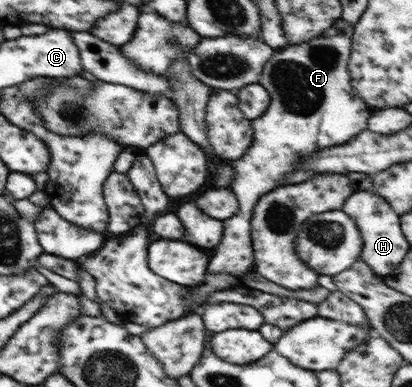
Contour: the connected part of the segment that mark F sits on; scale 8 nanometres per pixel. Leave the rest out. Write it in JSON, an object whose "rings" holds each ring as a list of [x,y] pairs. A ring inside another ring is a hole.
{"rings":[[[342,19],[337,20],[319,38],[277,50],[271,56],[271,60],[265,64],[259,84],[263,84],[269,90],[271,106],[265,110],[265,114],[261,114],[257,120],[253,119],[251,122],[255,134],[255,138],[251,142],[251,150],[247,150],[247,154],[243,158],[233,162],[237,178],[231,180],[231,190],[237,194],[237,200],[241,198],[241,208],[239,208],[239,214],[235,214],[233,218],[223,222],[223,226],[225,226],[225,234],[221,240],[223,244],[219,244],[215,248],[215,254],[209,260],[209,274],[229,274],[229,276],[235,276],[235,280],[247,280],[247,276],[251,276],[251,272],[255,272],[249,222],[251,222],[253,208],[259,202],[259,198],[284,185],[281,180],[285,180],[287,174],[297,170],[297,168],[289,168],[289,166],[299,164],[303,158],[311,158],[315,152],[319,152],[323,148],[339,147],[367,128],[367,120],[374,110],[367,106],[365,100],[359,97],[357,91],[353,89],[348,69],[353,34],[353,25]]]}

